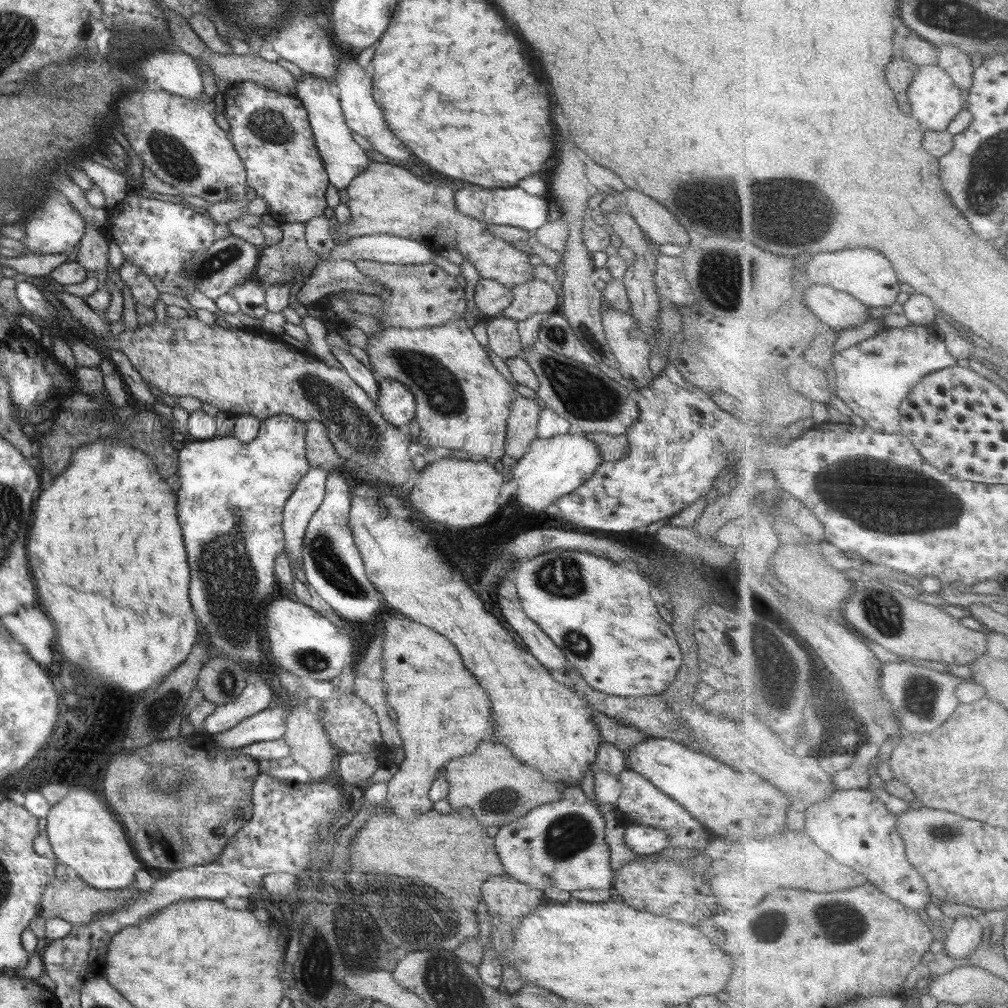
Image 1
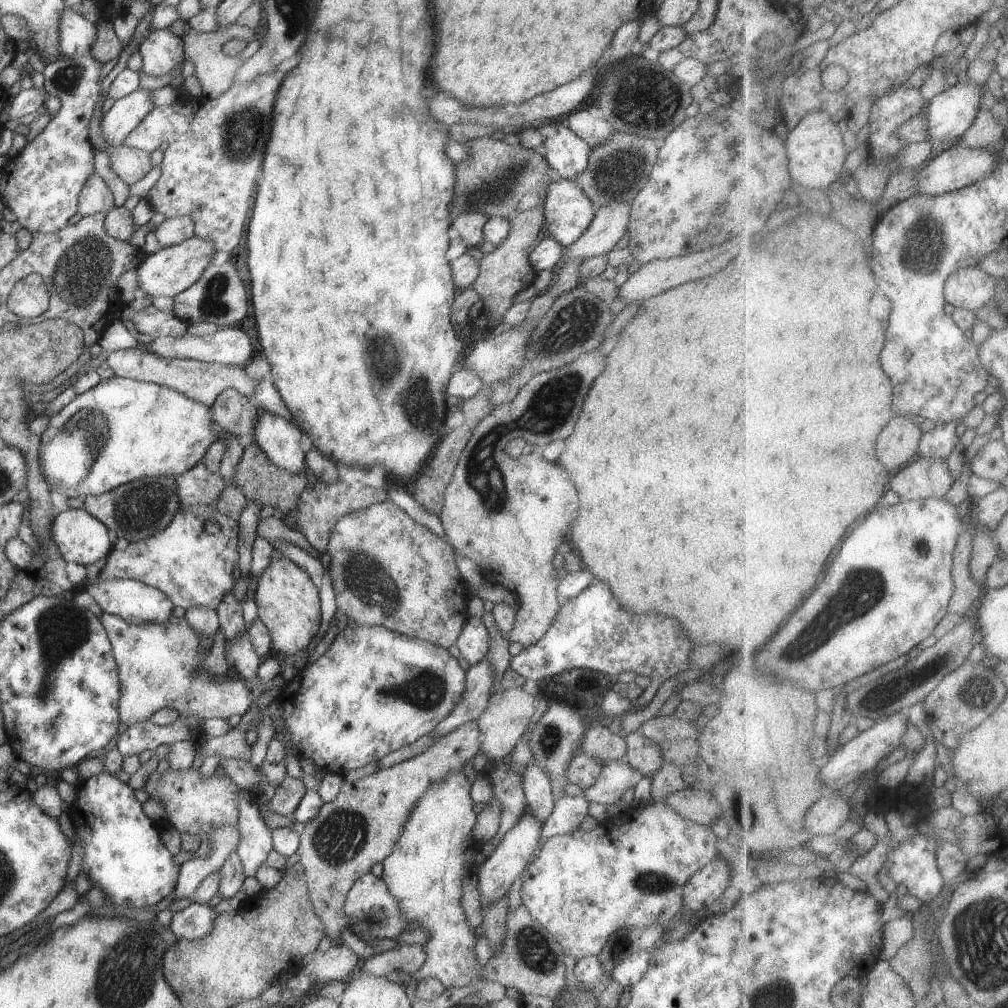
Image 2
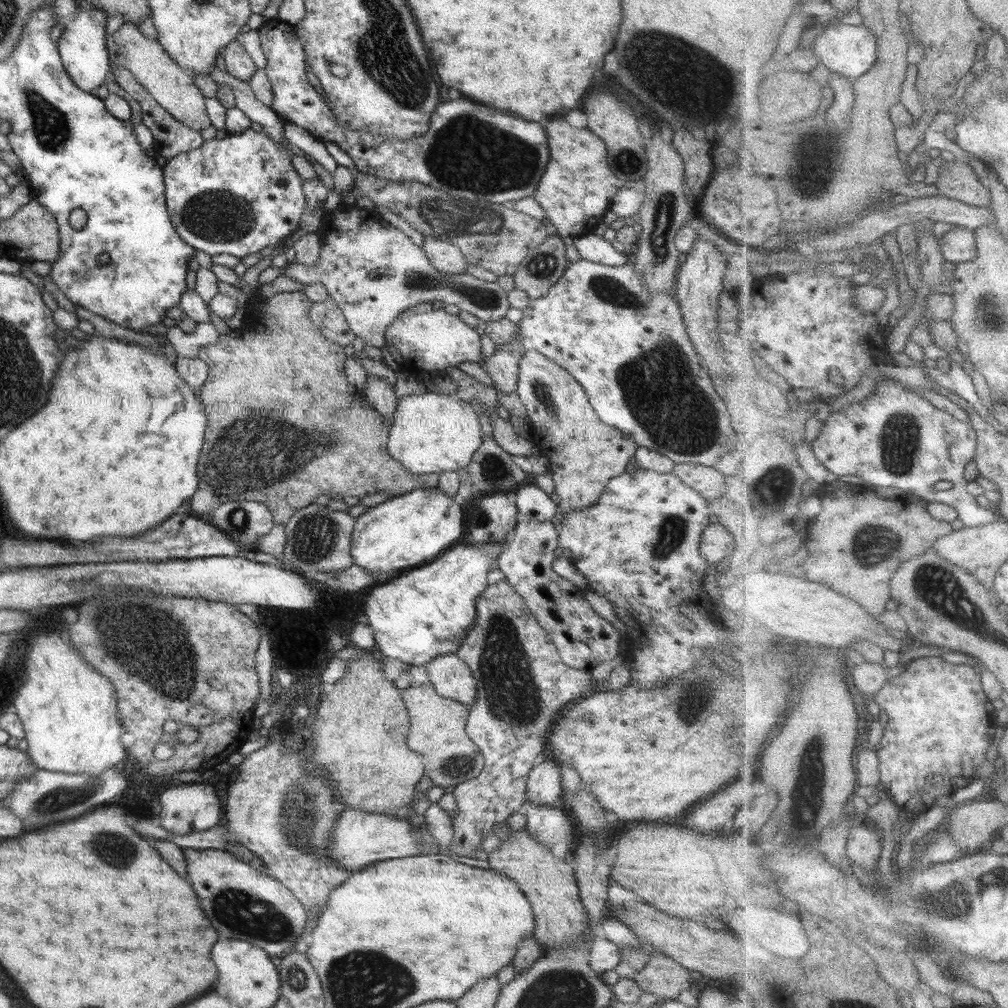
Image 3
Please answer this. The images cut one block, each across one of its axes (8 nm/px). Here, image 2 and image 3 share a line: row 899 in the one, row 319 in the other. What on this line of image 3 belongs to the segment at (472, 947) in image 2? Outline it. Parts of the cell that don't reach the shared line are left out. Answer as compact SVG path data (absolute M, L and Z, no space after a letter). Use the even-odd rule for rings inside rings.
M432 302L418 303L402 311L386 329L385 337L404 356L402 368L398 371L409 373L423 382L438 372L446 373L450 366L479 362L483 358L480 334L474 327L464 323L458 315L451 315L444 309L436 310Z

